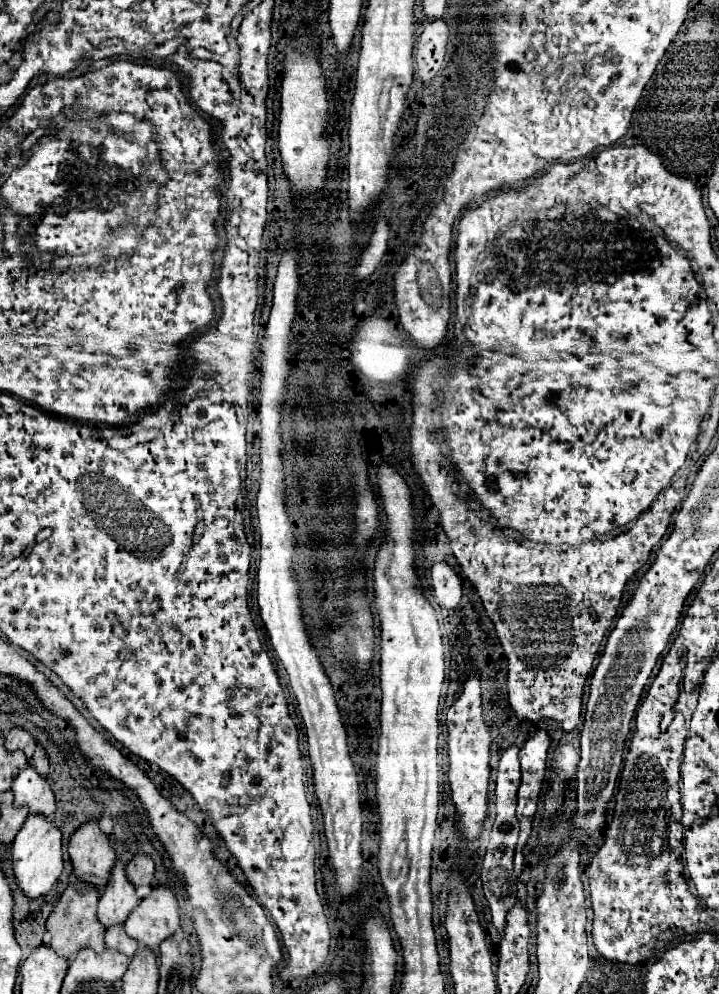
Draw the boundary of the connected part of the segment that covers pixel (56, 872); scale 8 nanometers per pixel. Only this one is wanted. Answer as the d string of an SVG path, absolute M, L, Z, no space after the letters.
M29 815L23 829L17 833L11 851L15 883L25 897L37 899L51 891L55 881L63 871L63 849L61 849L61 831L43 815Z

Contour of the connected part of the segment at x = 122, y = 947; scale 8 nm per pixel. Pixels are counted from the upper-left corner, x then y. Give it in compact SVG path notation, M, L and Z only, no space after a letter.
M113 925L105 933L105 947L111 951L119 951L127 955L129 959L133 959L133 955L139 949L139 943L135 939L129 939L129 935L125 935L123 925Z

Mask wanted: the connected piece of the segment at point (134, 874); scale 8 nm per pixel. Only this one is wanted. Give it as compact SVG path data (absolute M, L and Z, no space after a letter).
M137 855L131 859L131 863L125 867L125 875L131 881L133 887L141 887L141 885L151 885L153 879L153 859L149 855Z

